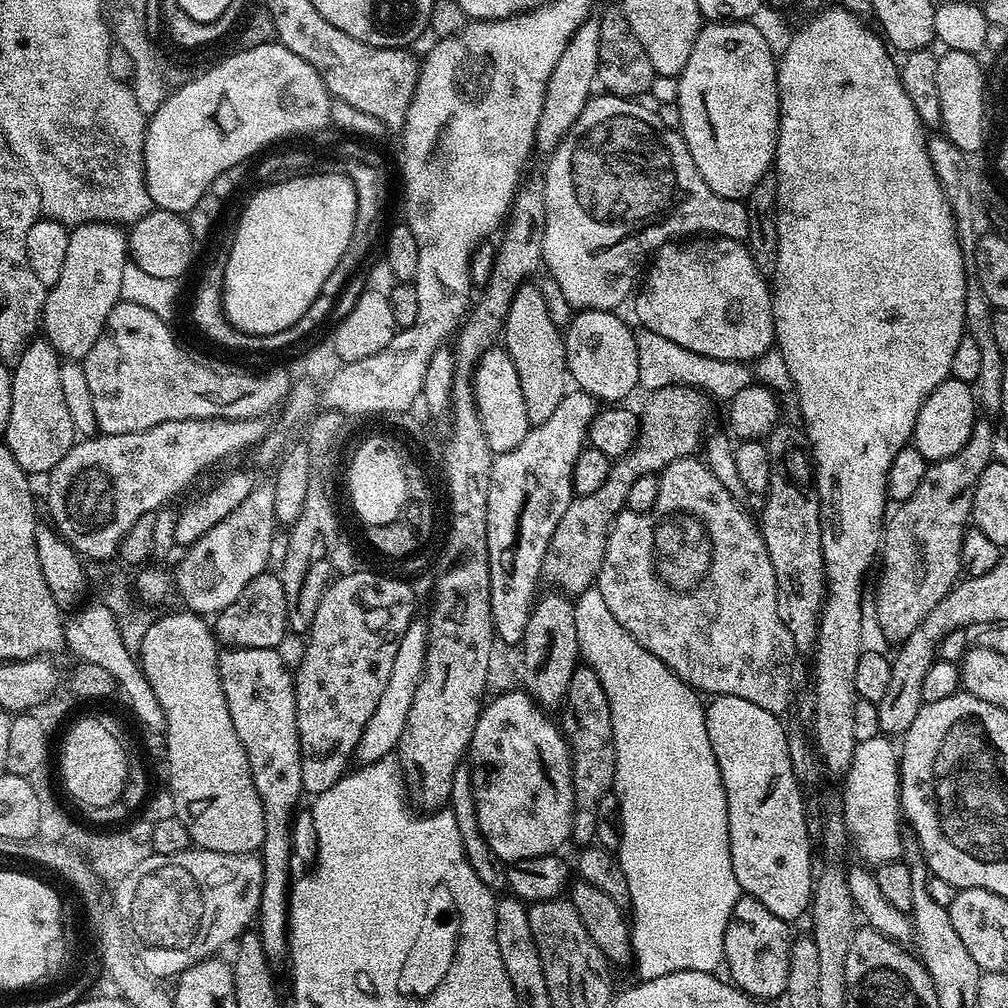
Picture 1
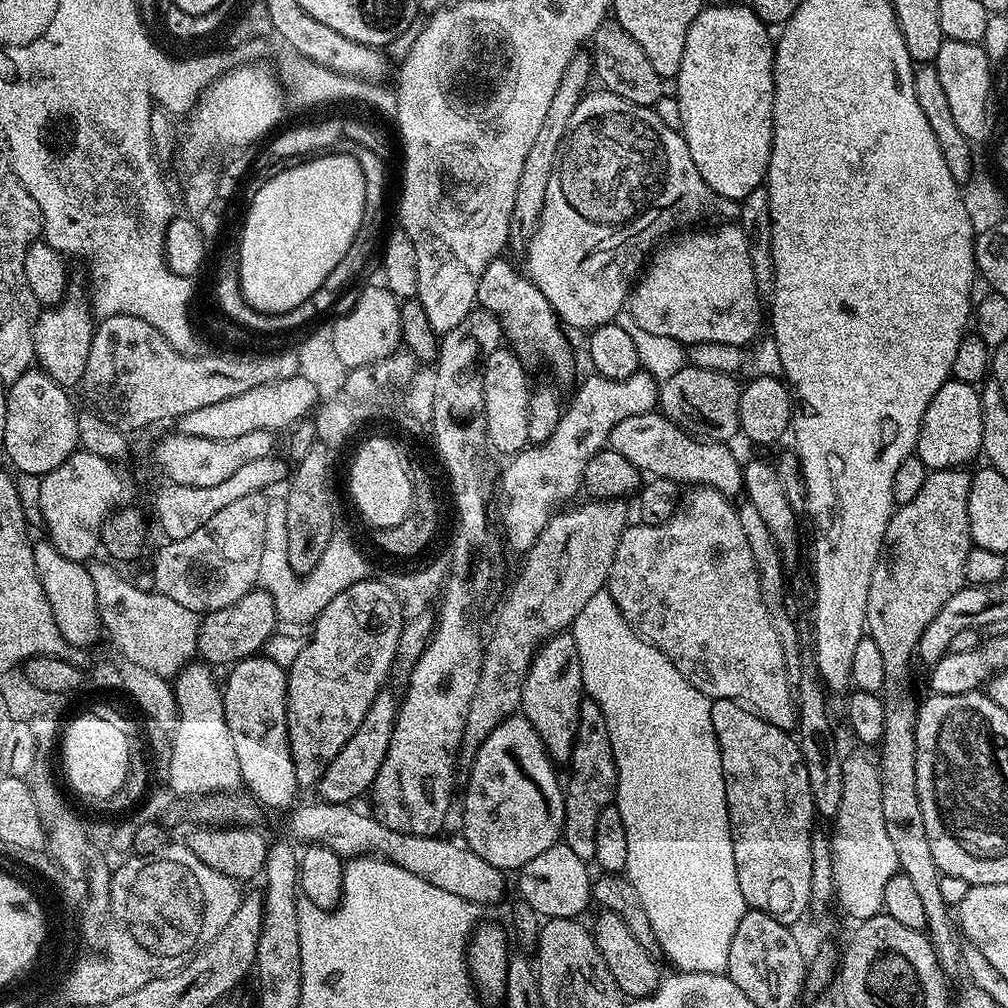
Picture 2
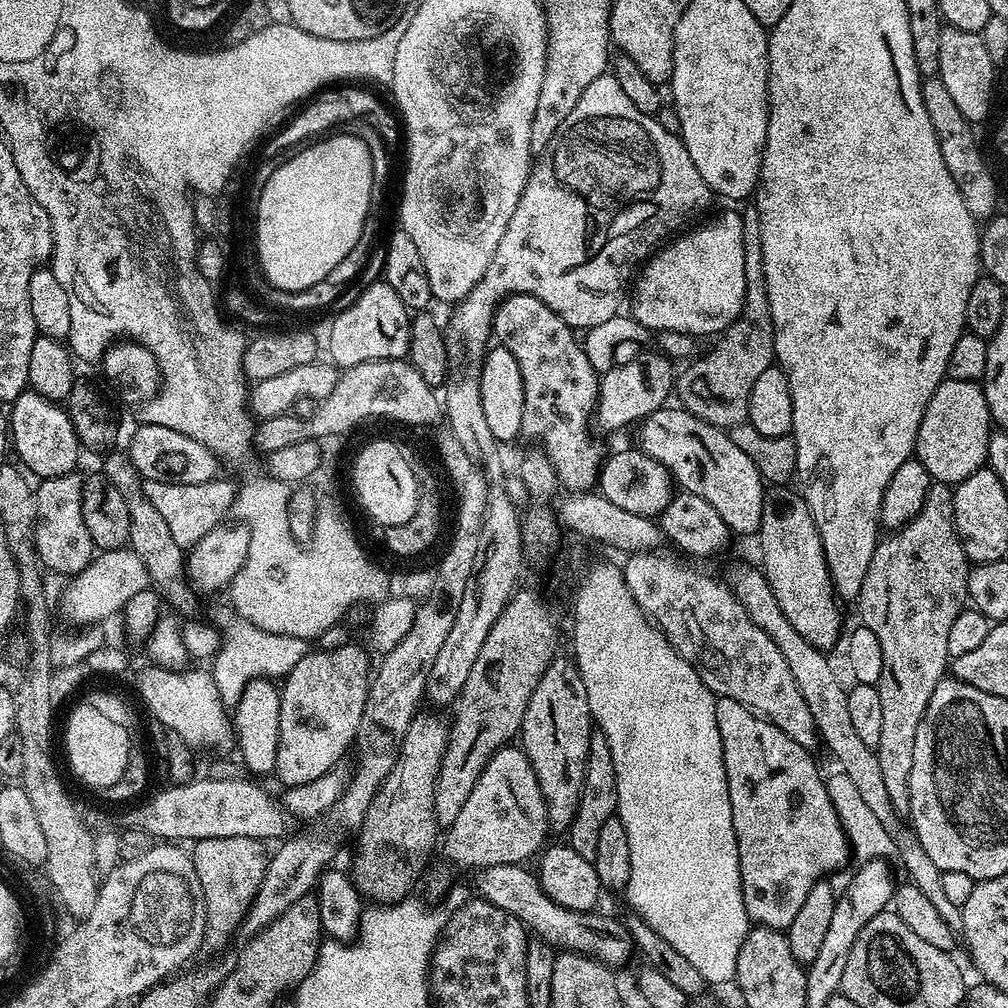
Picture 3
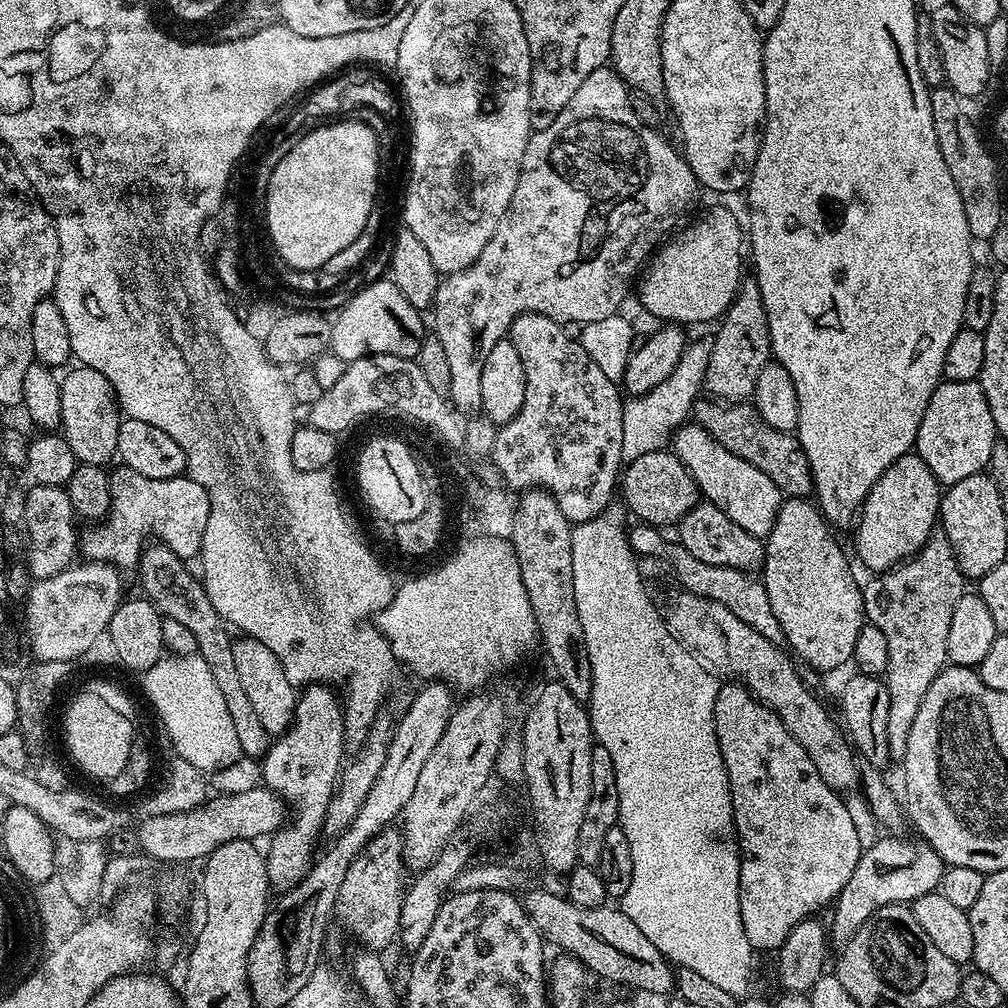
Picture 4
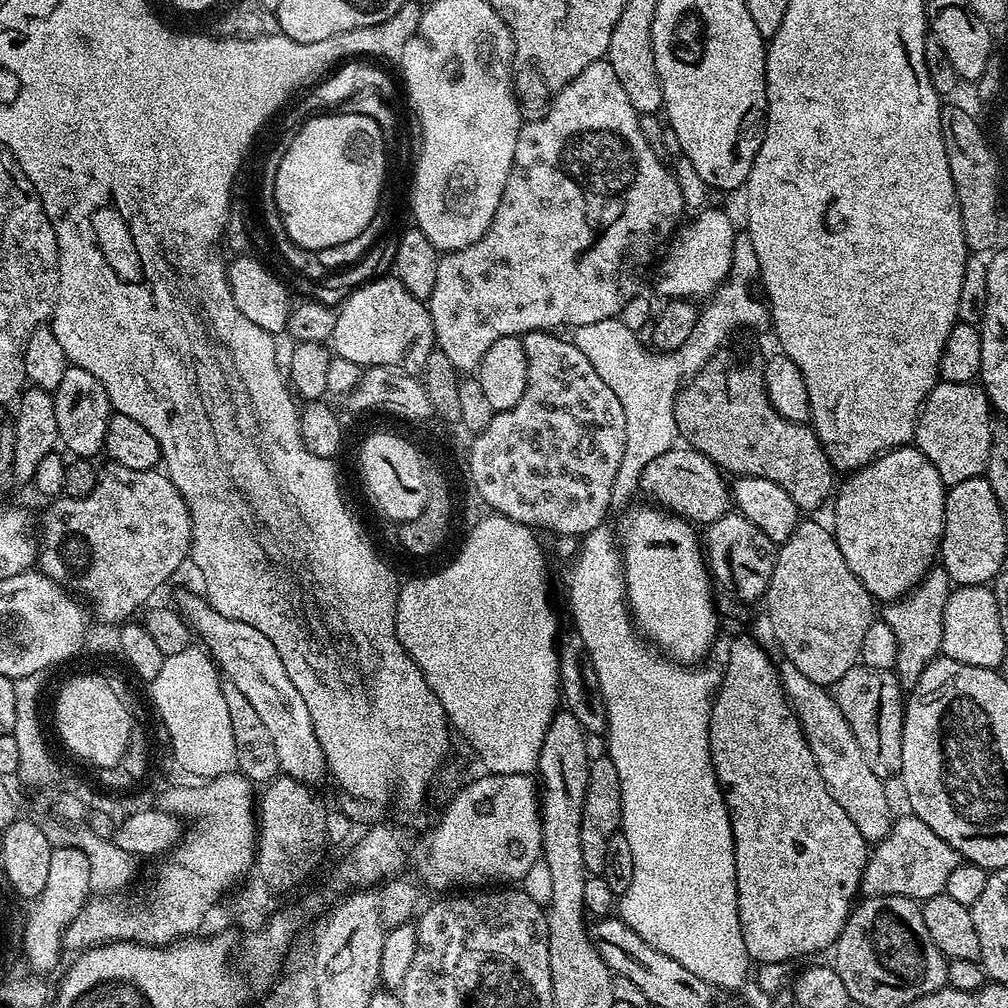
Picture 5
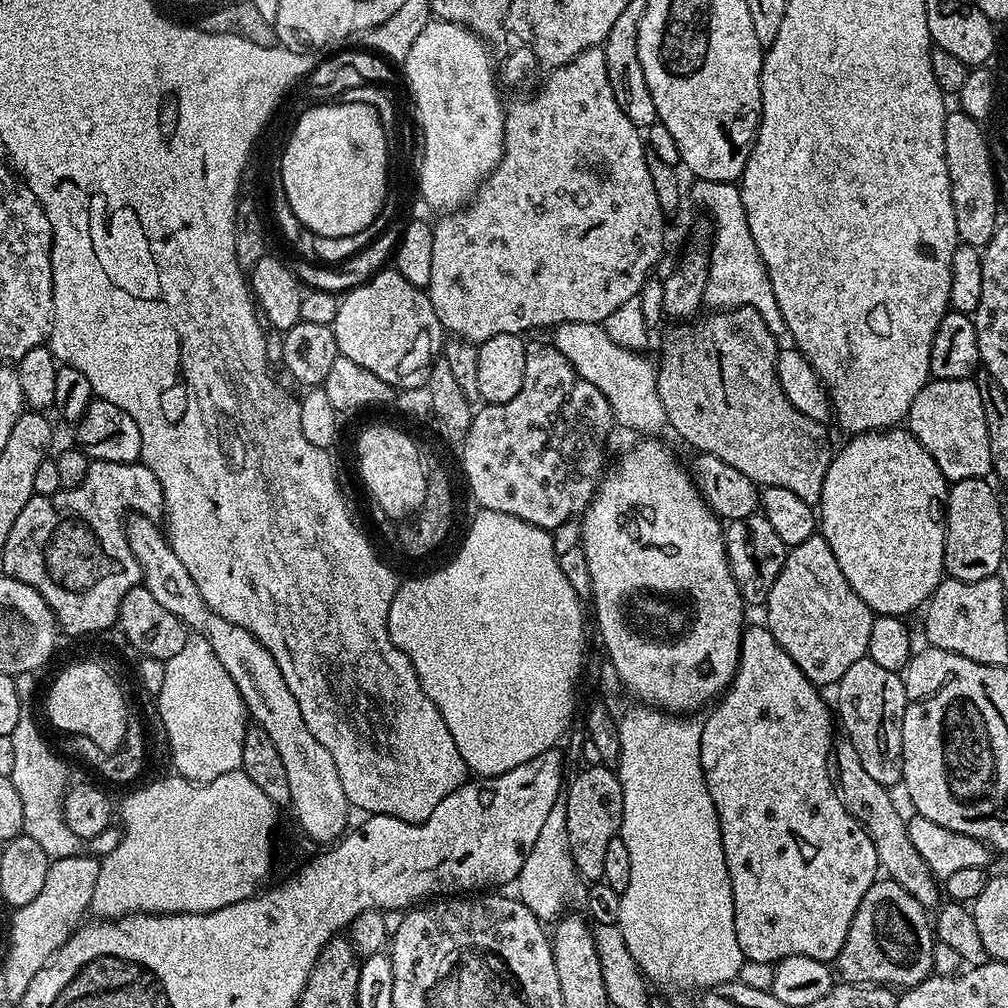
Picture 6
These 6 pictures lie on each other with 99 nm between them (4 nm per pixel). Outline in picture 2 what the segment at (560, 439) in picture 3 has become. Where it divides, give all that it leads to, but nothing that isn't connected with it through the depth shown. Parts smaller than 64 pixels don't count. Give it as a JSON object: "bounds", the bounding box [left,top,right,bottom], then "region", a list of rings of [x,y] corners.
{"bounds":[476,255,572,380],"region":[[[503,255],[494,258],[478,278],[476,303],[496,316],[507,347],[511,348],[525,365],[545,364],[560,380],[572,376],[572,348],[568,345],[569,333],[556,311],[550,306],[546,294],[534,282],[522,278],[521,273]]]}

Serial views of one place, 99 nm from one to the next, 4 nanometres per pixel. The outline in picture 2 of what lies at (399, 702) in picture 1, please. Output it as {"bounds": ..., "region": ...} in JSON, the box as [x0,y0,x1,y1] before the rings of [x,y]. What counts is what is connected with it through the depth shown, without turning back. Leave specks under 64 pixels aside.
{"bounds":[318,690,398,804],"region":[[[382,690],[376,695],[366,718],[362,718],[362,726],[358,726],[358,730],[354,730],[354,734],[350,734],[350,742],[346,742],[346,746],[342,746],[342,750],[338,750],[338,758],[334,758],[334,762],[330,762],[330,766],[326,766],[326,774],[320,779],[318,785],[318,791],[324,795],[321,796],[323,803],[352,804],[363,792],[365,795],[371,789],[372,783],[376,781],[376,775],[382,766],[382,758],[386,758],[386,750],[390,750],[390,734],[394,734],[398,707],[397,693],[395,696],[394,693],[388,691]]]}

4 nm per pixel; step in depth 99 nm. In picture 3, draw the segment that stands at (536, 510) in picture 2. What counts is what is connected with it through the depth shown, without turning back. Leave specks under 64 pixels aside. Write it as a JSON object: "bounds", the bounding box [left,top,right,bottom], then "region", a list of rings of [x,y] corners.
{"bounds":[595,351,674,432],"region":[[[641,351],[634,362],[618,364],[600,376],[600,393],[596,399],[595,427],[604,432],[616,432],[627,424],[639,425],[640,421],[654,414],[669,403],[668,395],[674,392],[672,364],[660,352]]]}

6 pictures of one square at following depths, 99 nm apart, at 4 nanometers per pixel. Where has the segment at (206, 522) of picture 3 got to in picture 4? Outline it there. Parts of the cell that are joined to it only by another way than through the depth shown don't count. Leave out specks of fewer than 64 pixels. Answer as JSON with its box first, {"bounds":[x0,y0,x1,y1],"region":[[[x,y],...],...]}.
{"bounds":[78,466,210,570],"region":[[[116,466],[116,469],[113,467],[110,472],[110,510],[103,520],[85,527],[88,529],[79,533],[78,548],[85,561],[113,564],[121,570],[135,569],[140,562],[142,545],[153,532],[156,535],[153,537],[159,543],[165,544],[170,550],[174,550],[174,554],[178,554],[178,558],[188,562],[191,561],[191,556],[192,559],[199,557],[202,534],[206,530],[206,518],[210,518],[208,491],[198,482],[194,482],[191,476],[181,474],[169,480],[146,478],[146,474],[138,474],[138,470]]]}

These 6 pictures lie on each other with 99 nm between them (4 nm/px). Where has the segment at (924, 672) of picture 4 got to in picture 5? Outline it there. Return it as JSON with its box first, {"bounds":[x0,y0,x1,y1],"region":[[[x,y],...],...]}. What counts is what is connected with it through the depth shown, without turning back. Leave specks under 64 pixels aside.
{"bounds":[882,567,950,690],"region":[[[933,567],[932,571],[920,581],[916,587],[897,600],[887,601],[883,605],[882,618],[890,630],[894,630],[894,638],[898,642],[898,658],[896,659],[896,679],[900,687],[910,690],[918,682],[922,670],[926,670],[929,662],[941,655],[942,646],[942,618],[948,593],[950,581],[948,573],[943,567]]]}

